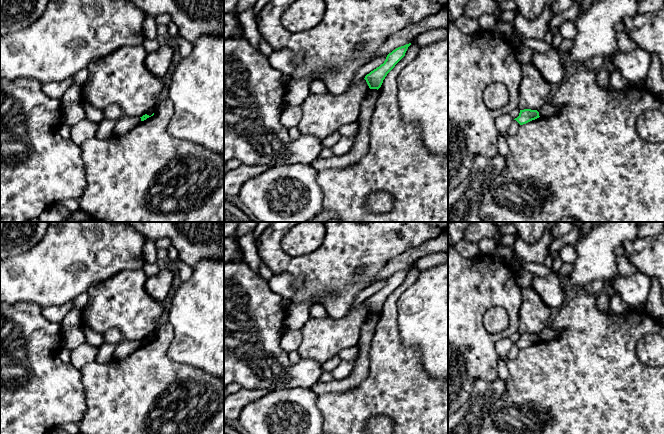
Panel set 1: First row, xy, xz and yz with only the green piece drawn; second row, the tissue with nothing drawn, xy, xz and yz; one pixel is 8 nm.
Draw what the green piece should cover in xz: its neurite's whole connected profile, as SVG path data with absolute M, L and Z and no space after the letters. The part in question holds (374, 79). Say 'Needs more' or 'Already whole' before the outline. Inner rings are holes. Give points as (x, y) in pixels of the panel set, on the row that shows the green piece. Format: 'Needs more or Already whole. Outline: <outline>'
Already whole. Outline: M411 43L398 47L389 53L386 60L379 67L371 71L365 76L365 80L370 89L379 89L387 74L395 67L395 65L405 56L405 53Z

